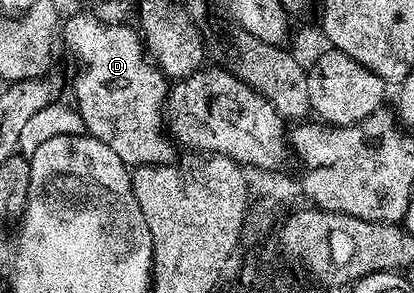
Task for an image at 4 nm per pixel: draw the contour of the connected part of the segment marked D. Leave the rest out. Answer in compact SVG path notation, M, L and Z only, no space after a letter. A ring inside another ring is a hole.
M71 16L62 21L61 24L61 44L64 44L69 51L79 60L81 68L78 70L75 76L75 102L76 111L82 118L84 131L101 141L112 150L113 153L117 154L121 158L123 164L128 167L139 167L141 165L153 165L153 164L170 164L176 158L175 152L177 153L176 145L173 143L170 135L165 131L165 108L164 104L167 99L169 91L169 80L156 68L153 62L147 60L145 53L145 45L143 43L143 37L134 27L126 28L123 24L102 24L95 16Z

